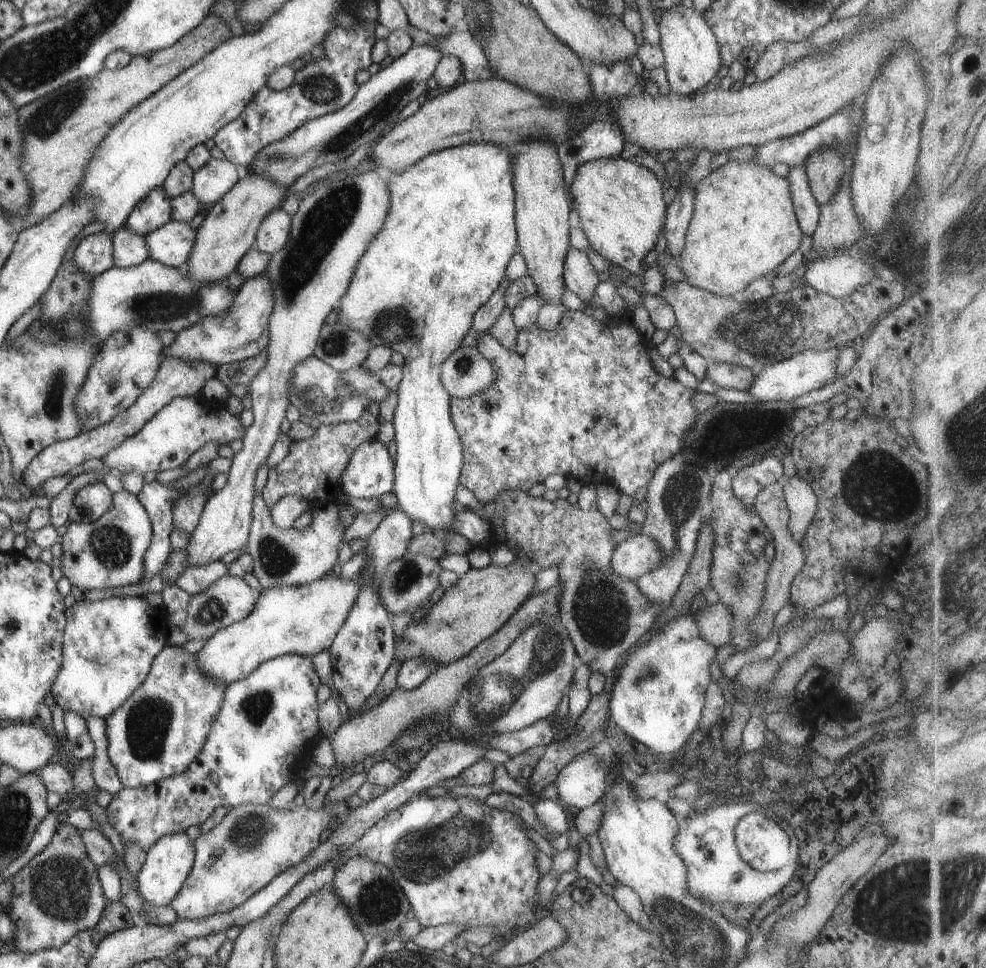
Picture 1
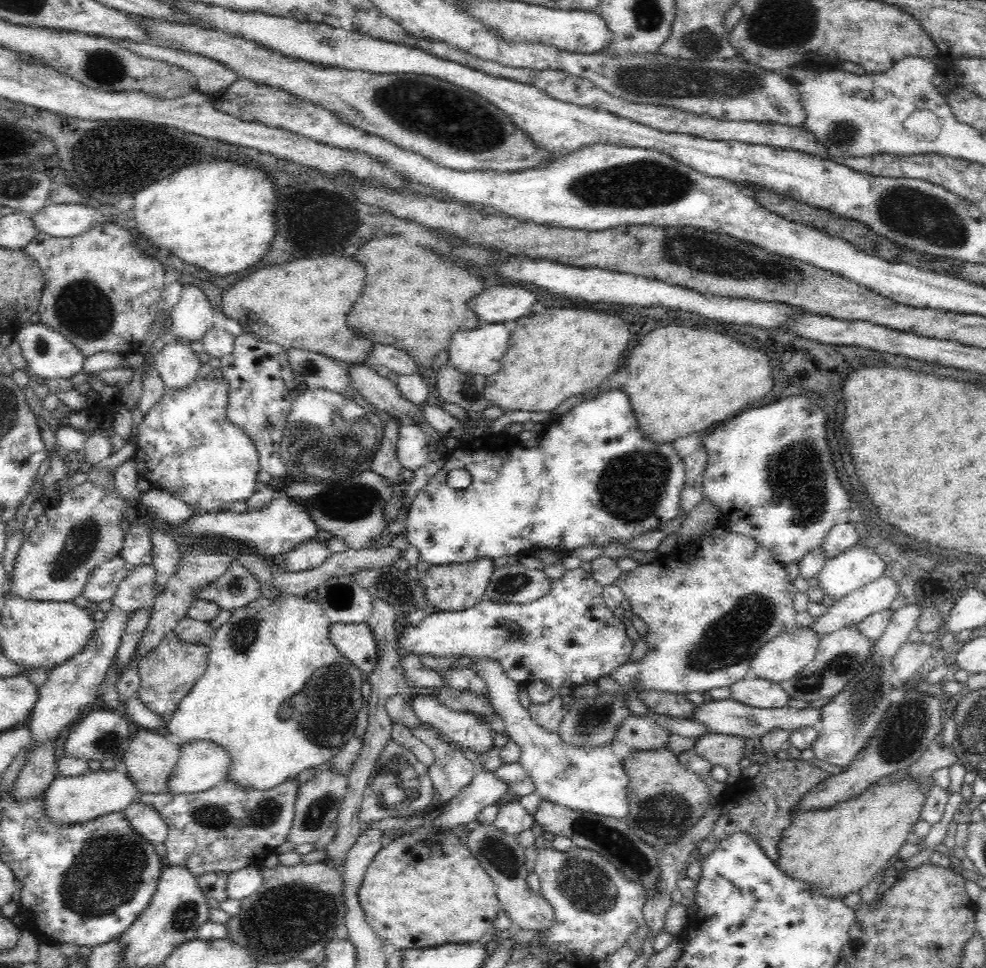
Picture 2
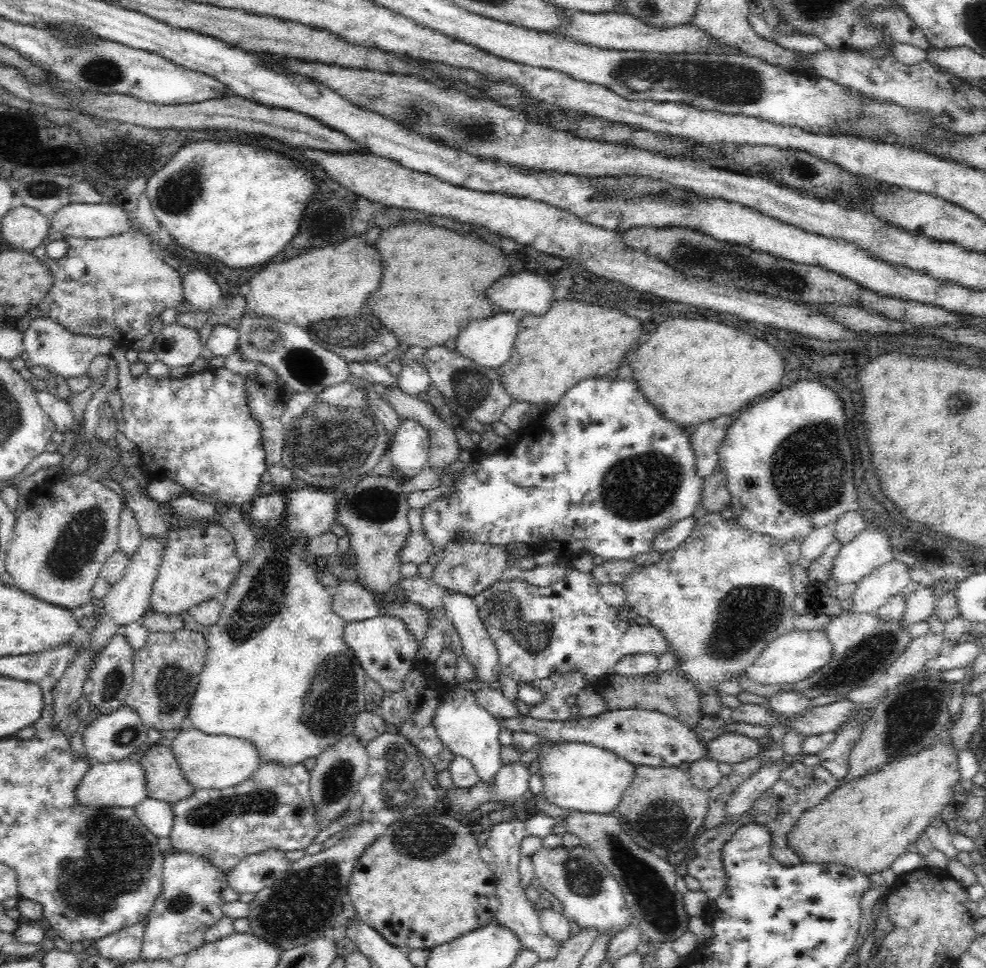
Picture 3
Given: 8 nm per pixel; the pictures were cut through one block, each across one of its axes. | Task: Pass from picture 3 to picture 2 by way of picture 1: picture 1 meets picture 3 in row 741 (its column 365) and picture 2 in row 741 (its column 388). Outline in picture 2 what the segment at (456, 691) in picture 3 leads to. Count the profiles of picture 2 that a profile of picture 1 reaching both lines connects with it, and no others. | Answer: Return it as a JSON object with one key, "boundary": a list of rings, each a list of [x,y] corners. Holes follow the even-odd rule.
{"boundary":[[[412,694],[405,697],[404,701],[406,709],[411,708],[423,723],[435,726],[440,732],[446,734],[452,742],[456,742],[456,744],[460,744],[464,748],[472,748],[478,754],[488,752],[490,748],[493,748],[490,726],[483,724],[473,713],[451,711],[446,705],[442,705],[436,697],[430,696],[430,694]]]}

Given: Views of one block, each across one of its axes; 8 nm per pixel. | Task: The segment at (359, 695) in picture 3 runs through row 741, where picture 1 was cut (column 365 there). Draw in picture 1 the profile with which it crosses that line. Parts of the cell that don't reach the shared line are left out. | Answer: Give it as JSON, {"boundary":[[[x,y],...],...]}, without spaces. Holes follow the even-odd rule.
{"boundary":[[[465,143],[454,147],[430,152],[427,156],[420,158],[411,166],[401,172],[391,172],[387,178],[387,192],[389,192],[389,208],[383,218],[381,230],[373,234],[369,244],[365,246],[357,266],[353,271],[353,276],[349,281],[349,286],[345,294],[341,296],[338,302],[337,321],[341,324],[347,324],[351,330],[361,332],[361,336],[369,338],[373,347],[377,345],[387,346],[393,352],[399,352],[403,356],[402,380],[398,385],[397,404],[393,413],[392,425],[394,430],[393,439],[395,440],[396,452],[394,457],[393,486],[392,492],[396,498],[398,507],[410,518],[412,522],[419,522],[425,528],[424,532],[433,532],[442,538],[442,530],[453,531],[453,501],[455,488],[457,488],[459,470],[463,462],[462,450],[457,431],[454,429],[450,412],[450,396],[447,394],[441,382],[439,382],[439,366],[452,352],[461,346],[461,340],[465,333],[471,328],[473,315],[477,308],[481,308],[491,294],[497,290],[499,280],[505,274],[505,268],[511,256],[515,254],[518,248],[516,239],[516,226],[514,222],[514,192],[511,182],[511,161],[513,156],[508,154],[507,148],[502,145],[491,143]]]}

